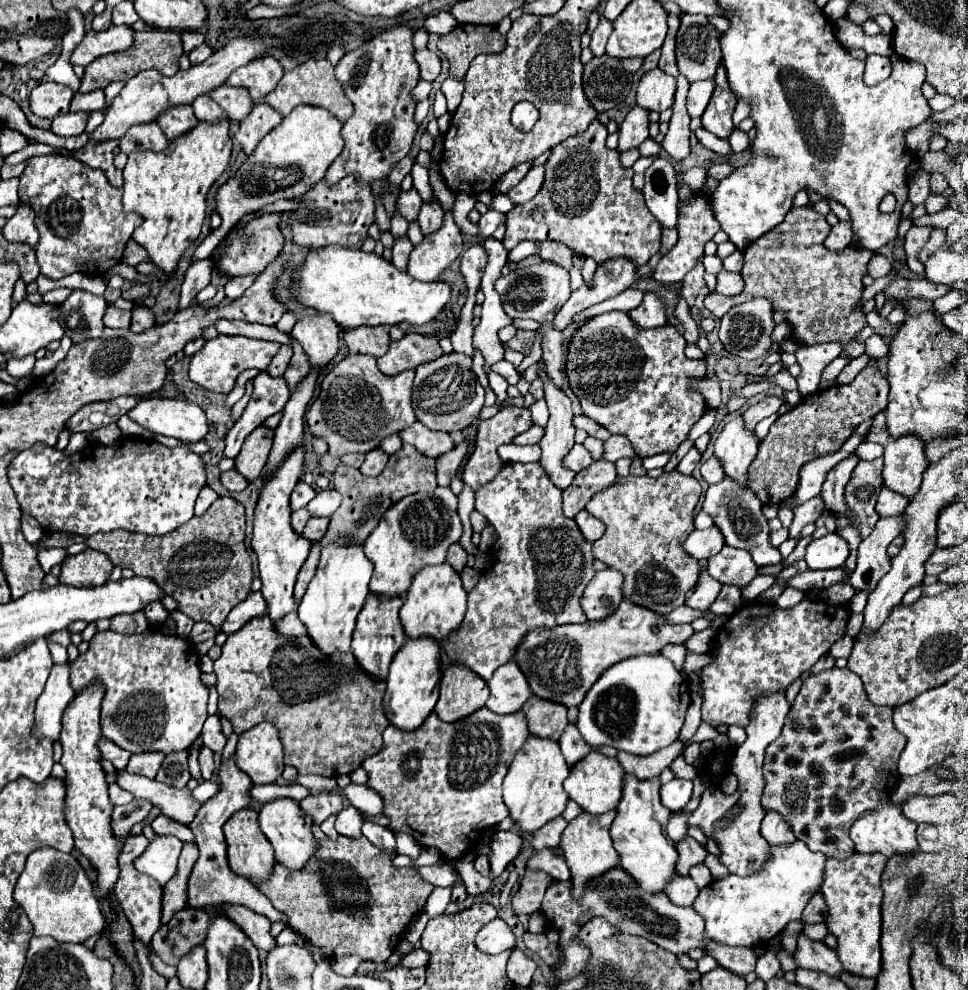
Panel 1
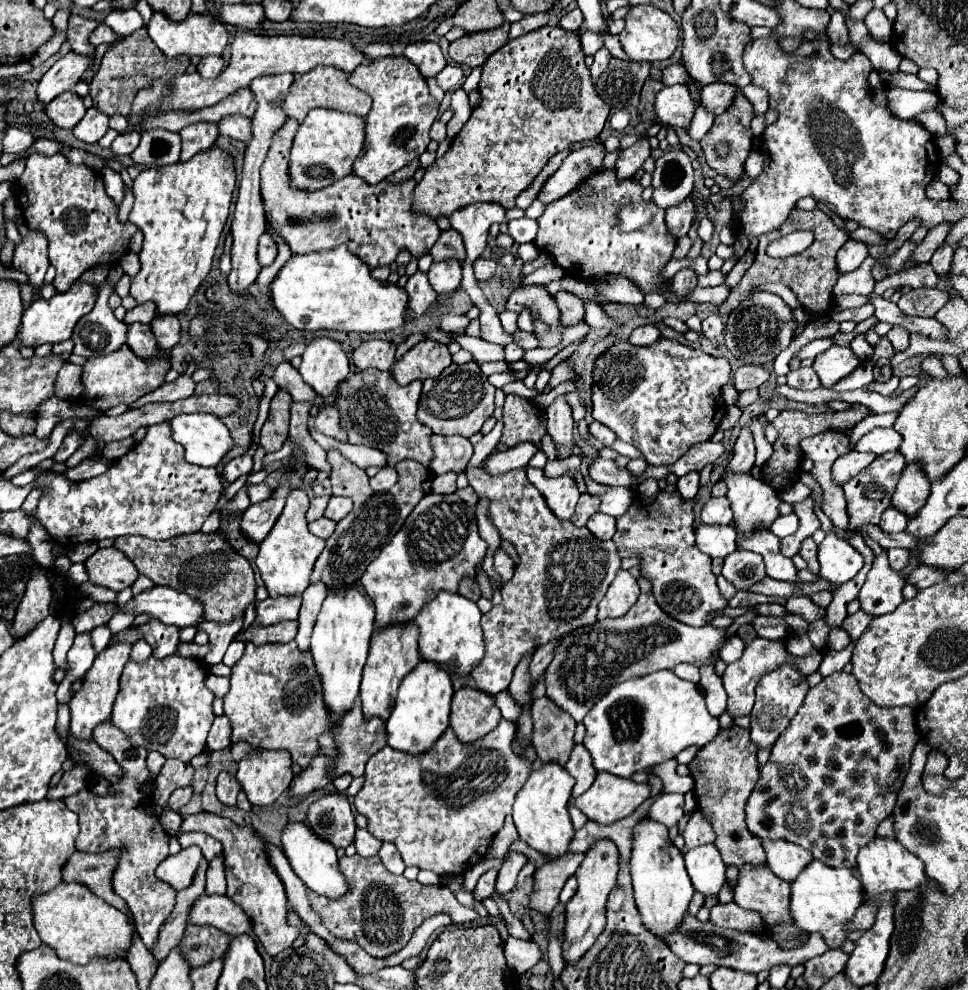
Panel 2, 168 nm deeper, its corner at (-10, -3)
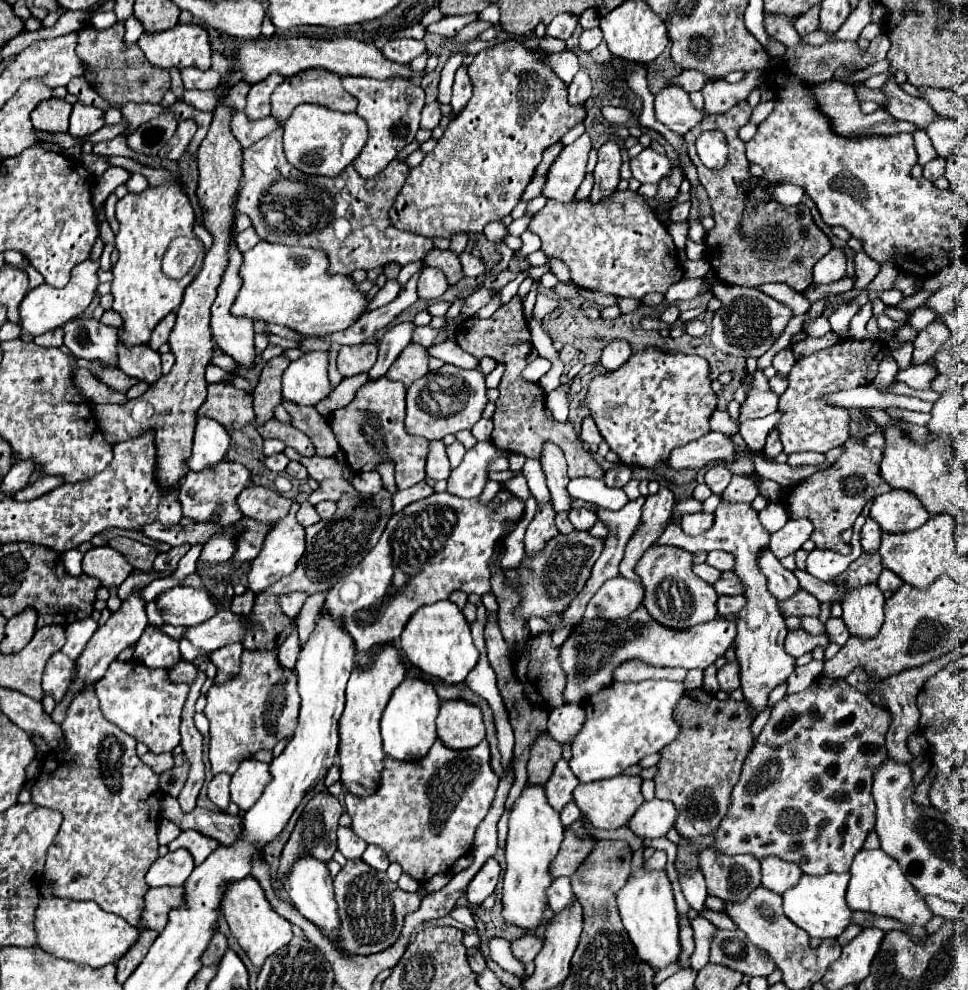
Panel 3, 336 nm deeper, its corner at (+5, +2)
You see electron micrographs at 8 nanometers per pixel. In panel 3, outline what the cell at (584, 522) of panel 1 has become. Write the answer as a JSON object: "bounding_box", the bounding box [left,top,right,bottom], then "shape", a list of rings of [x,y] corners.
{"bounding_box":[569,507,597,531],"shape":[[[579,507],[579,509],[571,509],[569,511],[569,521],[573,523],[575,529],[589,531],[593,527],[593,523],[597,521],[597,515],[587,507]]]}

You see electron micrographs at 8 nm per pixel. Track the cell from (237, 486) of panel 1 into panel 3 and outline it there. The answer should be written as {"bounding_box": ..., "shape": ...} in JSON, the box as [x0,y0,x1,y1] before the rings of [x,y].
{"bounding_box":[237,483,293,523],"shape":[[[251,483],[237,497],[237,503],[245,517],[251,517],[255,521],[275,523],[289,513],[293,499],[285,499],[267,487],[257,487]]]}

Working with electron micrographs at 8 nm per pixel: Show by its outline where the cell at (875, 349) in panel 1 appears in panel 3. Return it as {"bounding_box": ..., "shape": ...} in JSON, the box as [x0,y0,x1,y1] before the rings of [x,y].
{"bounding_box":[854,251,880,288],"shape":[[[864,251],[857,252],[854,257],[856,283],[854,288],[865,288],[878,274],[880,265],[873,261]]]}

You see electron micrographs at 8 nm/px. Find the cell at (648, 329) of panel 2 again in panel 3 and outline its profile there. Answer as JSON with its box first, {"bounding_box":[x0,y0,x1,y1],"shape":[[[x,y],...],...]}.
{"bounding_box":[601,341,631,373],"shape":[[[611,341],[605,349],[603,349],[603,355],[601,355],[601,365],[603,365],[603,371],[609,373],[609,371],[615,371],[615,367],[621,367],[627,359],[631,357],[631,347],[627,341]]]}

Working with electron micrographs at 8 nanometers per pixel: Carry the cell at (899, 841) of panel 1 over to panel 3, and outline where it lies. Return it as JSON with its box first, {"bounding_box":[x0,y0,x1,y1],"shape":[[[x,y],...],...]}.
{"bounding_box":[847,849,933,941],"shape":[[[861,849],[851,865],[851,881],[847,887],[847,905],[851,911],[865,911],[883,917],[891,917],[901,921],[907,927],[907,935],[913,941],[925,941],[927,931],[925,925],[933,917],[931,909],[925,905],[923,897],[907,883],[895,859],[891,859],[885,851],[865,851]]]}

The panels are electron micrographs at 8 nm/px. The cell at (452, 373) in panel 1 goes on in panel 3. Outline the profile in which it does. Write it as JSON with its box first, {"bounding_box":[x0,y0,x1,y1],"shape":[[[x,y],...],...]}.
{"bounding_box":[407,365,489,441],"shape":[[[443,365],[439,371],[427,373],[423,379],[417,379],[407,387],[407,433],[437,441],[449,433],[471,429],[481,419],[483,409],[489,401],[485,391],[485,375],[479,369],[467,371],[453,365]]]}

